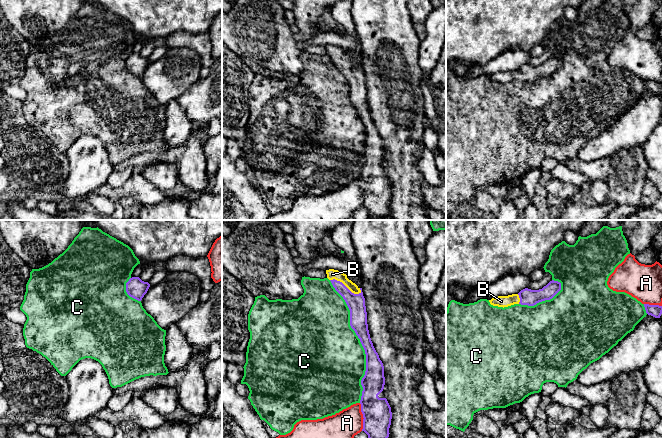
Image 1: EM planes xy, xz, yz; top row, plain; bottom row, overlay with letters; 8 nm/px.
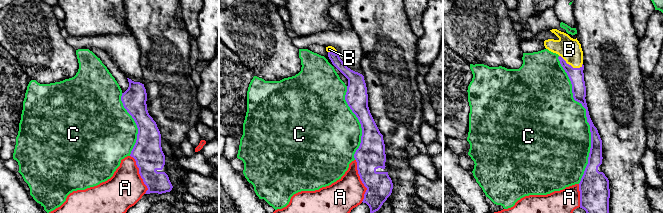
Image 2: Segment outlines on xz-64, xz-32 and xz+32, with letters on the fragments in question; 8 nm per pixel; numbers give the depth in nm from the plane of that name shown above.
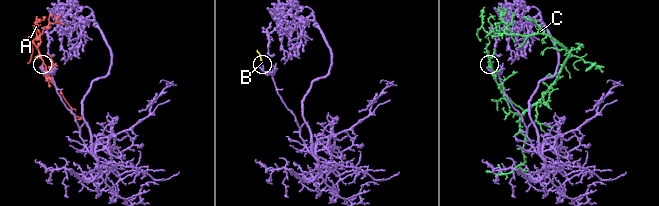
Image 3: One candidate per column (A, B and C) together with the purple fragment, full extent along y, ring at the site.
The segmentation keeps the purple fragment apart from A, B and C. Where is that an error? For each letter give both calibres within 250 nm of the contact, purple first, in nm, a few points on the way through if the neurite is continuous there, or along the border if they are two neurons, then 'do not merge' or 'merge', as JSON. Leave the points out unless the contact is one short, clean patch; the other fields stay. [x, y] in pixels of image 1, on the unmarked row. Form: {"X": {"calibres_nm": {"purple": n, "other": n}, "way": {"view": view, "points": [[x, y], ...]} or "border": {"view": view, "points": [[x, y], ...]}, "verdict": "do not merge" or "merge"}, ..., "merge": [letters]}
{"A": {"calibres_nm": {"purple": 220, "other": 260}, "verdict": "do not merge"}, "B": {"calibres_nm": {"purple": 140, "other": 80}, "way": {"view": "xz", "points": [[356, 78], [345, 62], [332, 50]]}, "verdict": "merge"}, "C": {"calibres_nm": {"purple": 140, "other": 500}, "verdict": "do not merge"}, "merge": ["B"]}

